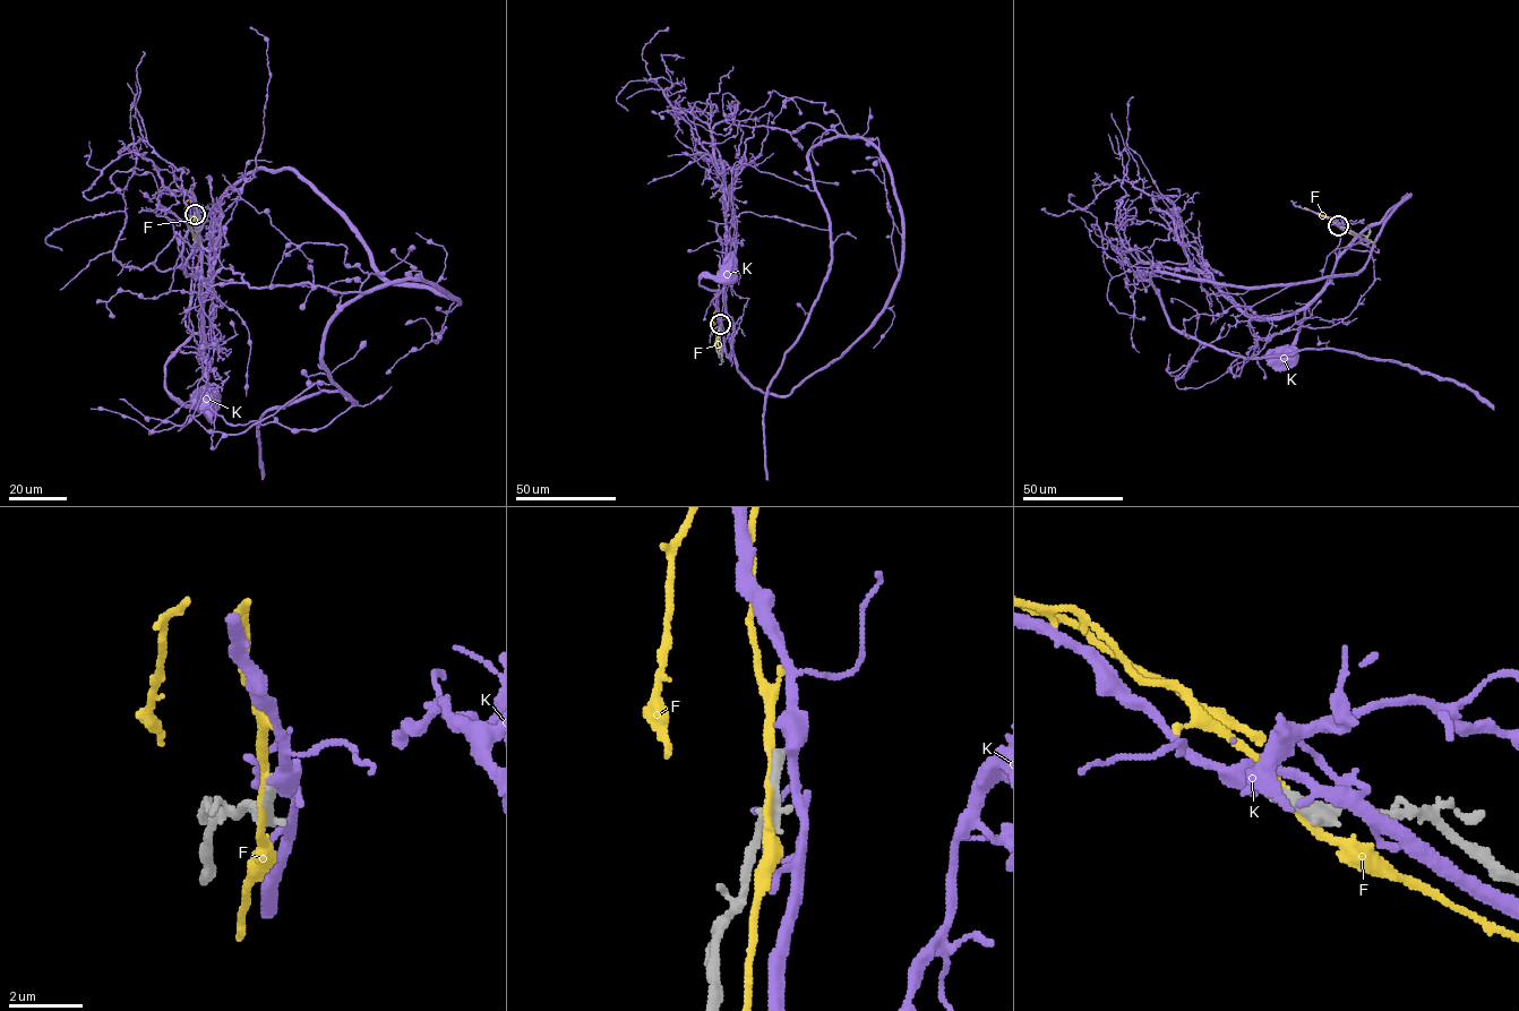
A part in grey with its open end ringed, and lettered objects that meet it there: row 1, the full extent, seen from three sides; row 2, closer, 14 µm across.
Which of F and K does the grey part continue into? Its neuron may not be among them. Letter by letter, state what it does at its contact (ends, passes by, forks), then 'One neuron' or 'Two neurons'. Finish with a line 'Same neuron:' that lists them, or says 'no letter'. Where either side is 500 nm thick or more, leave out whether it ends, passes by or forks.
F: Two neurons
K: It passes by. Two neurons
Same neuron: no letter

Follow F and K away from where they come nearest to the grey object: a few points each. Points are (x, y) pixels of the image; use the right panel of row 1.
F: (1340, 226), (1328, 216), (1304, 207)
K: (1338, 225), (1354, 233), (1359, 241), (1344, 253), (1320, 292), (1307, 303), (1288, 358)

